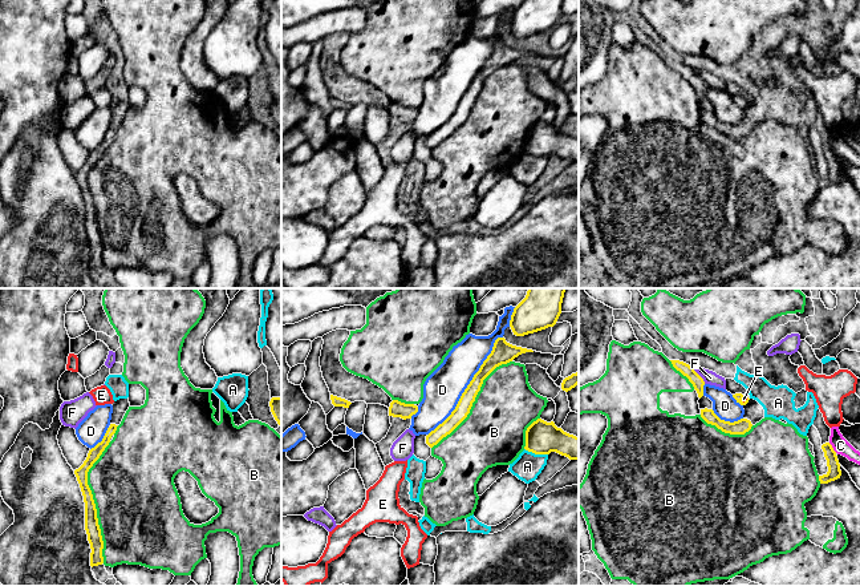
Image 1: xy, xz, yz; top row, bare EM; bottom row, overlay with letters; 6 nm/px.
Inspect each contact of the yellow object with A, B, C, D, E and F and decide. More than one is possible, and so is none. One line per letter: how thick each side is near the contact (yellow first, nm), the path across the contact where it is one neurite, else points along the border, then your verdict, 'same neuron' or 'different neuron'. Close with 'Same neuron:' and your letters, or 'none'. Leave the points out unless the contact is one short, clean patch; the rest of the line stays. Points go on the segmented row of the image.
A: 200/170 nm | different neuron
B: 90/480 nm | different neuron
C: 80/100 nm | different neuron
D: 100/240 nm | different neuron
E: 50/20 nm | same neuron
F: 70/80 nm | different neuron
Same neuron: E

